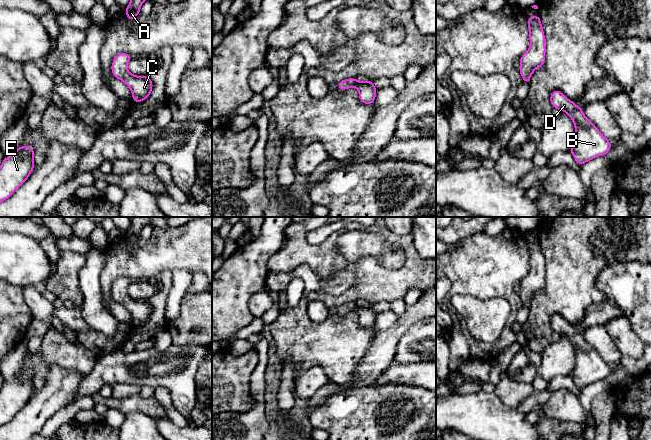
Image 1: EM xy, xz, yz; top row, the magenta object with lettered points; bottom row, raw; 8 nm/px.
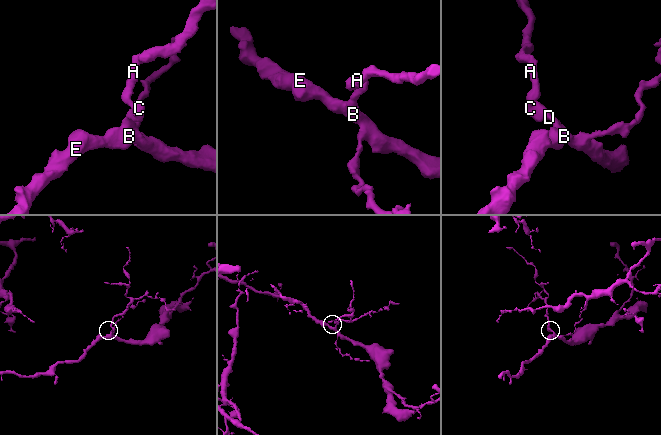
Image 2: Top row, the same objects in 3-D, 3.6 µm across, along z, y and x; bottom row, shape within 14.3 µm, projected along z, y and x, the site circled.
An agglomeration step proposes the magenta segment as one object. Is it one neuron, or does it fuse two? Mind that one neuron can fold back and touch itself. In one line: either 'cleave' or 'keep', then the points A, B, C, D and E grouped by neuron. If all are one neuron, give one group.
keep; A B C D E

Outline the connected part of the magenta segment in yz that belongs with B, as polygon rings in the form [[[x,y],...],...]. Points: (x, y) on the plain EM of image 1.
[[[559,314],[551,317],[550,325],[553,332],[566,336],[574,347],[576,360],[570,376],[580,390],[610,375],[612,371],[610,365],[585,341],[583,334],[573,325],[568,324]]]

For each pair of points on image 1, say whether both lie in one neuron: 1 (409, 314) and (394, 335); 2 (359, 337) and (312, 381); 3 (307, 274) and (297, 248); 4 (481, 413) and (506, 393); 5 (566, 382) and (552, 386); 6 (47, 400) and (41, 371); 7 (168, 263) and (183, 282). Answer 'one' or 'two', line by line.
1: one
2: two
3: two
4: two
5: one
6: two
7: two

